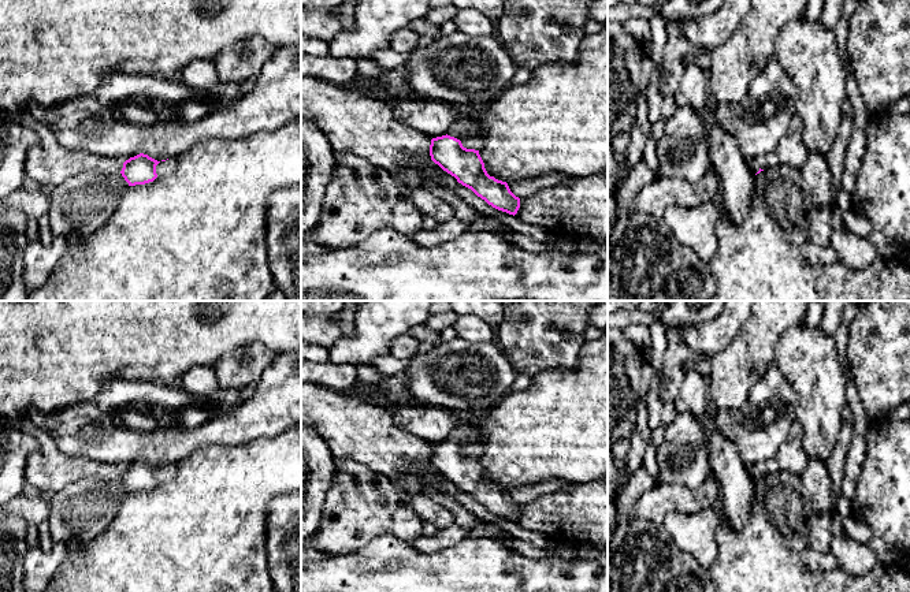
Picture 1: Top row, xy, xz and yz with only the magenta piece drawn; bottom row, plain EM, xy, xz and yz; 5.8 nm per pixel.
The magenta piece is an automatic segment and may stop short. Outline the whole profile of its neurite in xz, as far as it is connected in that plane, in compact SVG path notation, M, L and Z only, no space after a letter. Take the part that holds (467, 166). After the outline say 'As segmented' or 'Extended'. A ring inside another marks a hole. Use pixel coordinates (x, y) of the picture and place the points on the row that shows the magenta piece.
M458 113L446 135L431 139L430 156L435 164L489 205L515 216L520 208L520 198L510 191L506 182L487 174L479 154L483 146L484 138L478 122Z. Extended

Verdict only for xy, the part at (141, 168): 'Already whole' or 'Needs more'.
Needs more

